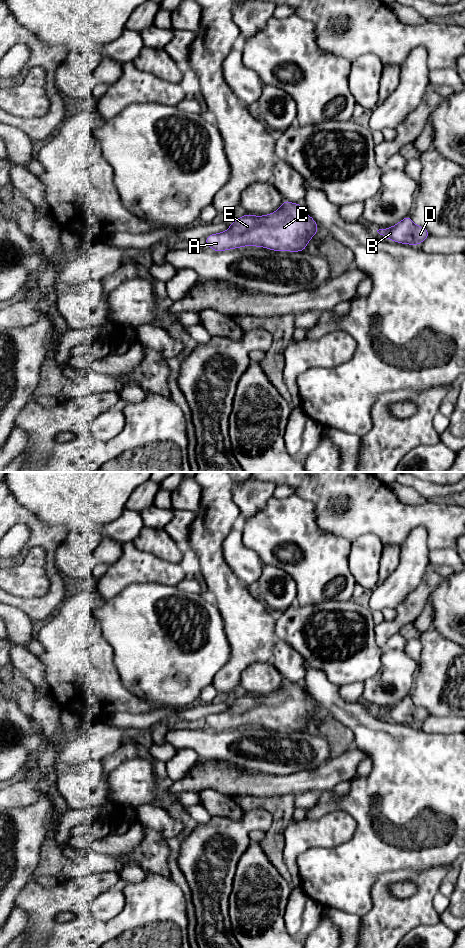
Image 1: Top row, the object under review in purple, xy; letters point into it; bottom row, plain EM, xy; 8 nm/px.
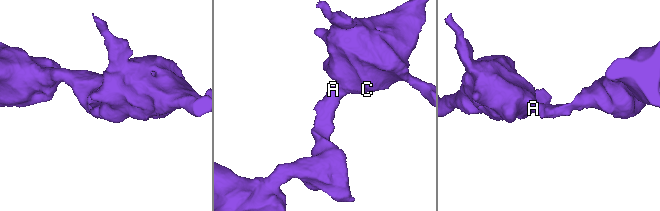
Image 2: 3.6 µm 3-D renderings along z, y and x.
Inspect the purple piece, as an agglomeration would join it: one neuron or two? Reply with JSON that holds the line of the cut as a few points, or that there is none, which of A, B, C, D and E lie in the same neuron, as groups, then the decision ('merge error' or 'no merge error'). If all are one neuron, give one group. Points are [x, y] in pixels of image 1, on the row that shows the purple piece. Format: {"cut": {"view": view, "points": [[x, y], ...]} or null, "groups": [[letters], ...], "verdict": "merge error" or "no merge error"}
{"cut": null, "groups": [["A", "B", "C", "D", "E"]], "verdict": "no merge error"}

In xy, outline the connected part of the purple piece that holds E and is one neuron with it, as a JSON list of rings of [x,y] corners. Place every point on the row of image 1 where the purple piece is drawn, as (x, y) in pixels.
[[[286,199],[278,210],[263,216],[246,214],[235,219],[226,232],[207,236],[205,244],[216,252],[226,251],[243,246],[264,247],[273,251],[305,251],[309,240],[319,231],[316,221],[303,210],[301,204],[291,203]]]

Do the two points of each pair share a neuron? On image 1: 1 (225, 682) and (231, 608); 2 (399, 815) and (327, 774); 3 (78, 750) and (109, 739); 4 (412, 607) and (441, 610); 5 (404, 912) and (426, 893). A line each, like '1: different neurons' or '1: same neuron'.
1: same neuron
2: different neurons
3: same neuron
4: different neurons
5: same neuron

